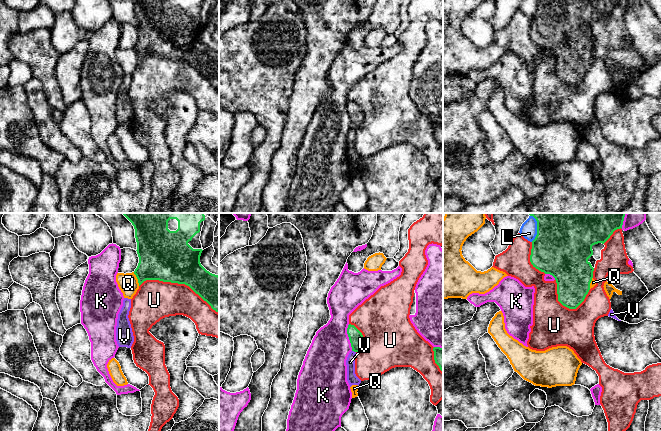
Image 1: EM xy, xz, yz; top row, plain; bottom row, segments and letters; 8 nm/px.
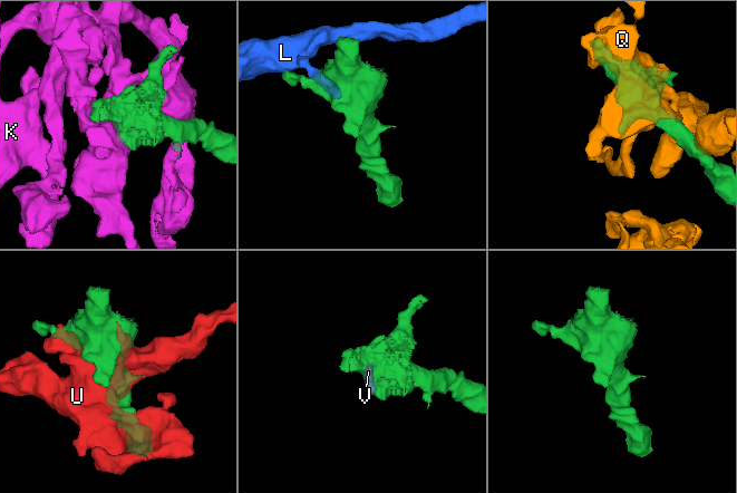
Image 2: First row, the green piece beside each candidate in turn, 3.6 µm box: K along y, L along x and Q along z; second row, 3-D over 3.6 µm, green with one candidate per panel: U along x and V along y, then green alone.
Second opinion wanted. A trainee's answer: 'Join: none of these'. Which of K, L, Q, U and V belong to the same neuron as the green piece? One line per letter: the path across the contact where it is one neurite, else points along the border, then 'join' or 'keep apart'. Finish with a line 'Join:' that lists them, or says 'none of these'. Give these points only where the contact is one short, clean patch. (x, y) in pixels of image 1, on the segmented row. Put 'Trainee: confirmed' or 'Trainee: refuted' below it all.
K: keep apart
L: keep apart
Q: keep apart
U: keep apart
V: across xz (355, 336), (354, 351), (351, 355), (352, 379) | join
Join: V
Trainee: refuted

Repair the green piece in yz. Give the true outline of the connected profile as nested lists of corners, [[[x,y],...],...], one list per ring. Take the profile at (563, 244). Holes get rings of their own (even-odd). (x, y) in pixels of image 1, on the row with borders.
[[[528,213],[537,221],[537,235],[532,241],[530,262],[541,272],[552,275],[557,283],[558,301],[576,309],[590,290],[594,268],[588,259],[592,246],[604,244],[613,232],[622,229],[626,213]]]

